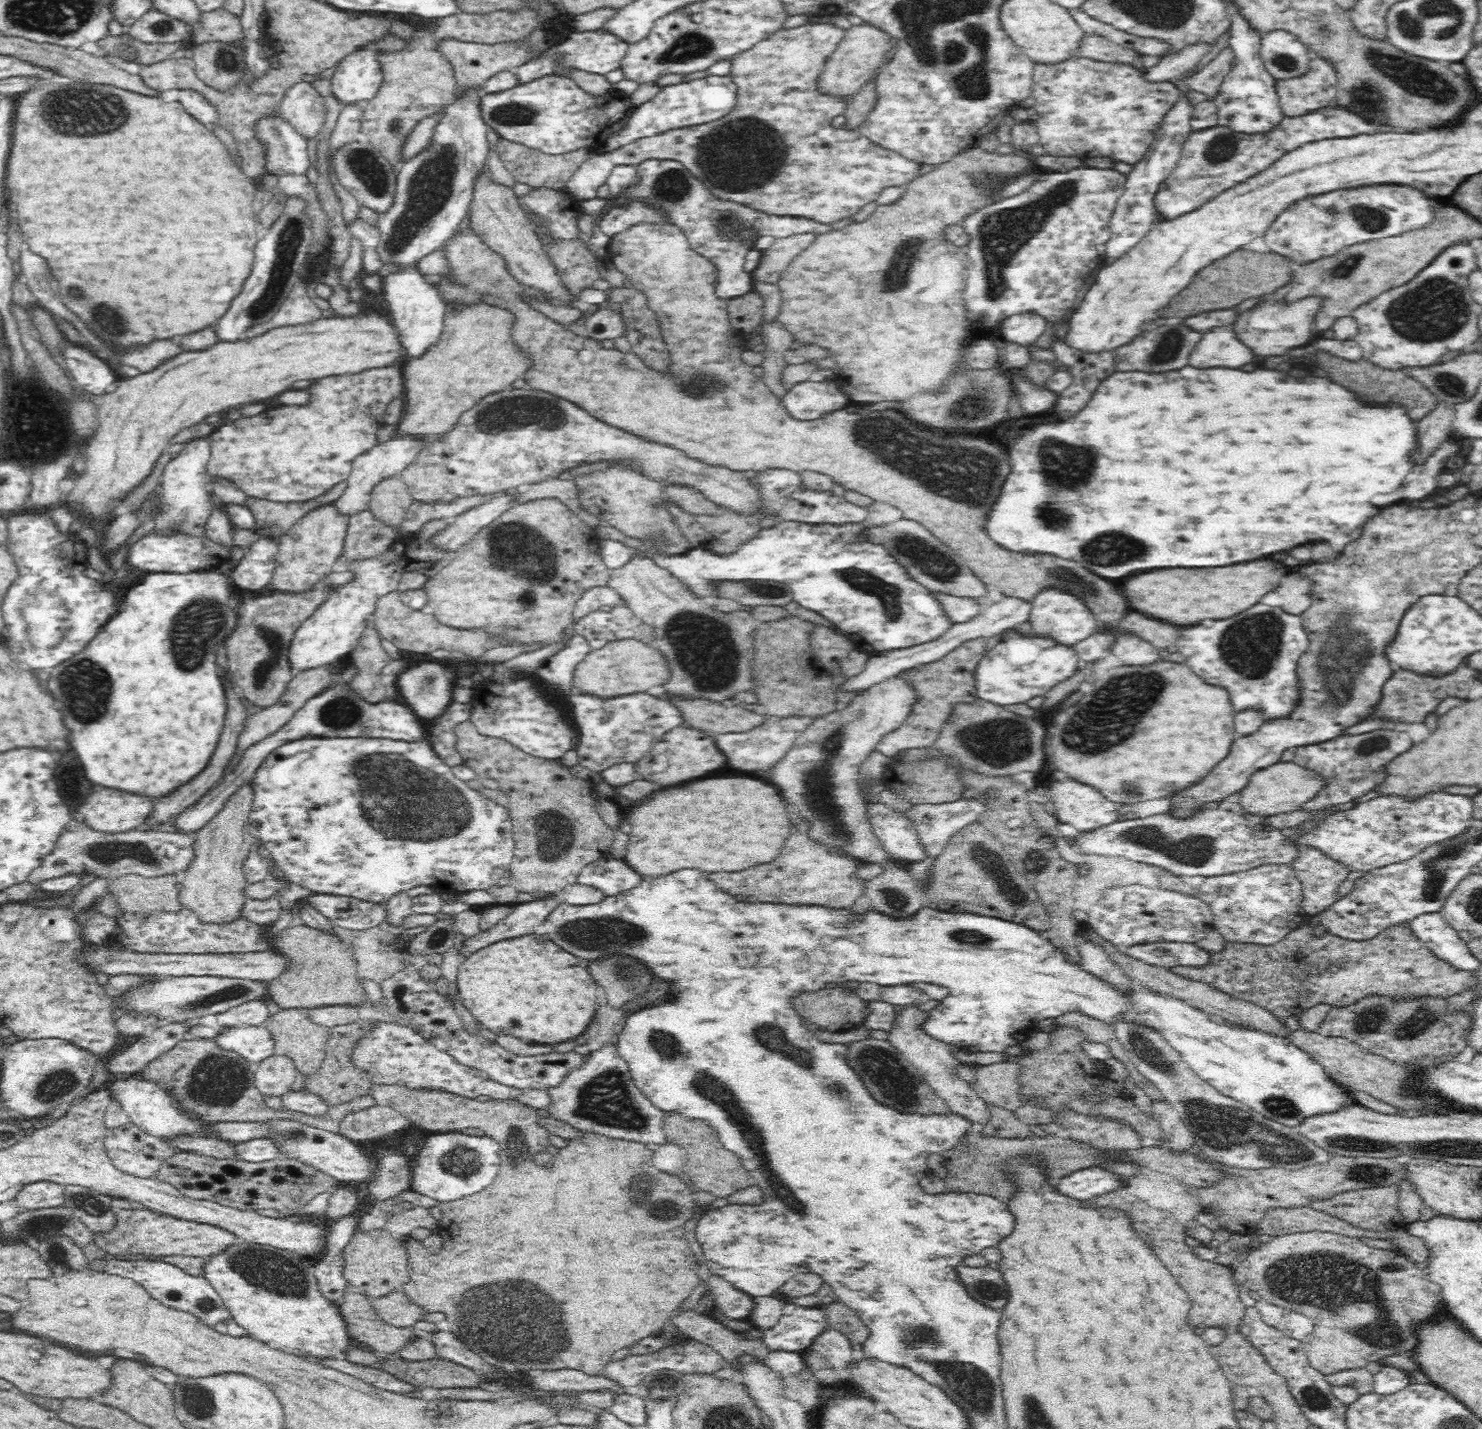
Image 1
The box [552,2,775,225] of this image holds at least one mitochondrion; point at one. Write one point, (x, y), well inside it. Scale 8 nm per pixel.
(690, 46)

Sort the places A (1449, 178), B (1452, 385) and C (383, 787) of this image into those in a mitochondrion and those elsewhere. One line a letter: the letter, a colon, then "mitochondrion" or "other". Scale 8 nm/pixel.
A: other
B: mitochondrion
C: mitochondrion

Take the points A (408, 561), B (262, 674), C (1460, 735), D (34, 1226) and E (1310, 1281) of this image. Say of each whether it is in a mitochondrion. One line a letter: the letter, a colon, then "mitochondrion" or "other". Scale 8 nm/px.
A: other
B: mitochondrion
C: other
D: mitochondrion
E: mitochondrion

